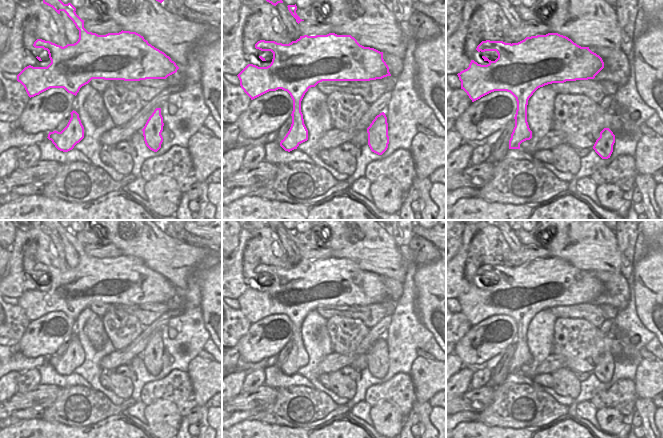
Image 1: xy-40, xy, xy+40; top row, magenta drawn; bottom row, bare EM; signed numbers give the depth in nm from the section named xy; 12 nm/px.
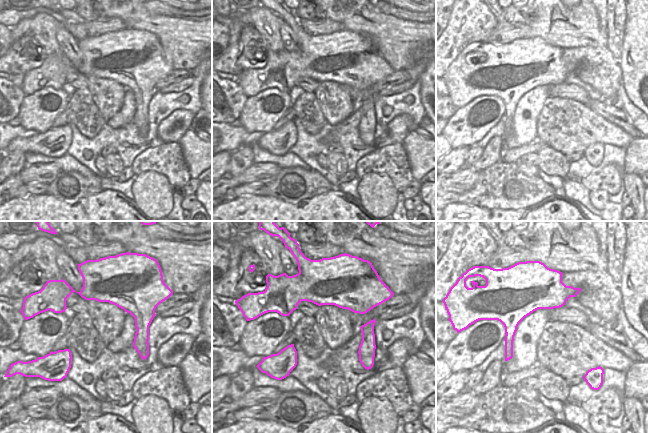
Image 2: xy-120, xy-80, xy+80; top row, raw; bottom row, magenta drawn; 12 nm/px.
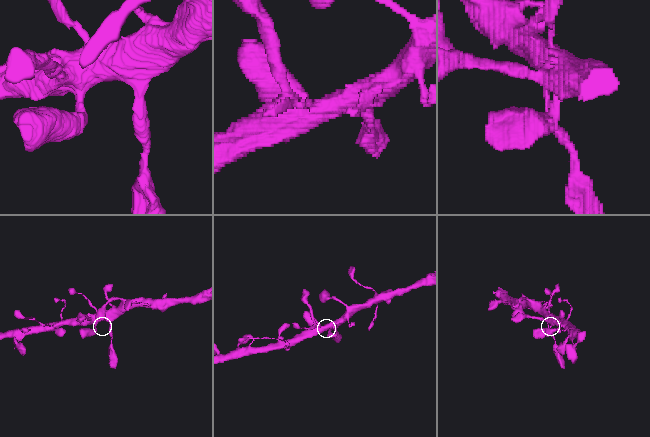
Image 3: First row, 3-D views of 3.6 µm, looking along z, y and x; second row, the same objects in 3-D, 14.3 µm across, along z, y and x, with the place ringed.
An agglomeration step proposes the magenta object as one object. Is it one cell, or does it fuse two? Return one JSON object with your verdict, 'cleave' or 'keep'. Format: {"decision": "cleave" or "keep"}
{"decision": "keep"}

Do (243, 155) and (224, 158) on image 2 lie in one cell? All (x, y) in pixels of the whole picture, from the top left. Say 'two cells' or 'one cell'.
two cells

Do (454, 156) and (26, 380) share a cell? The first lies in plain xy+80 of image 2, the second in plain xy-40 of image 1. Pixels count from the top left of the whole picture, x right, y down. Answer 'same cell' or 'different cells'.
different cells

